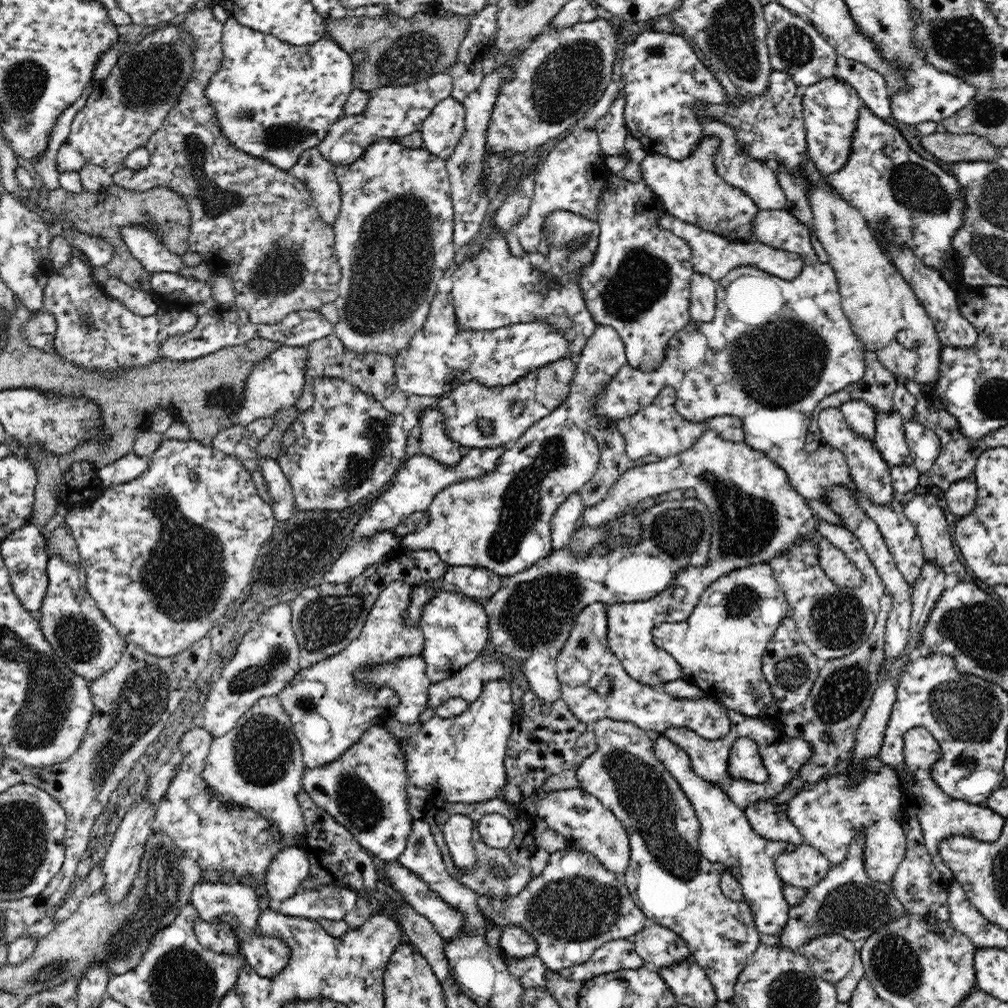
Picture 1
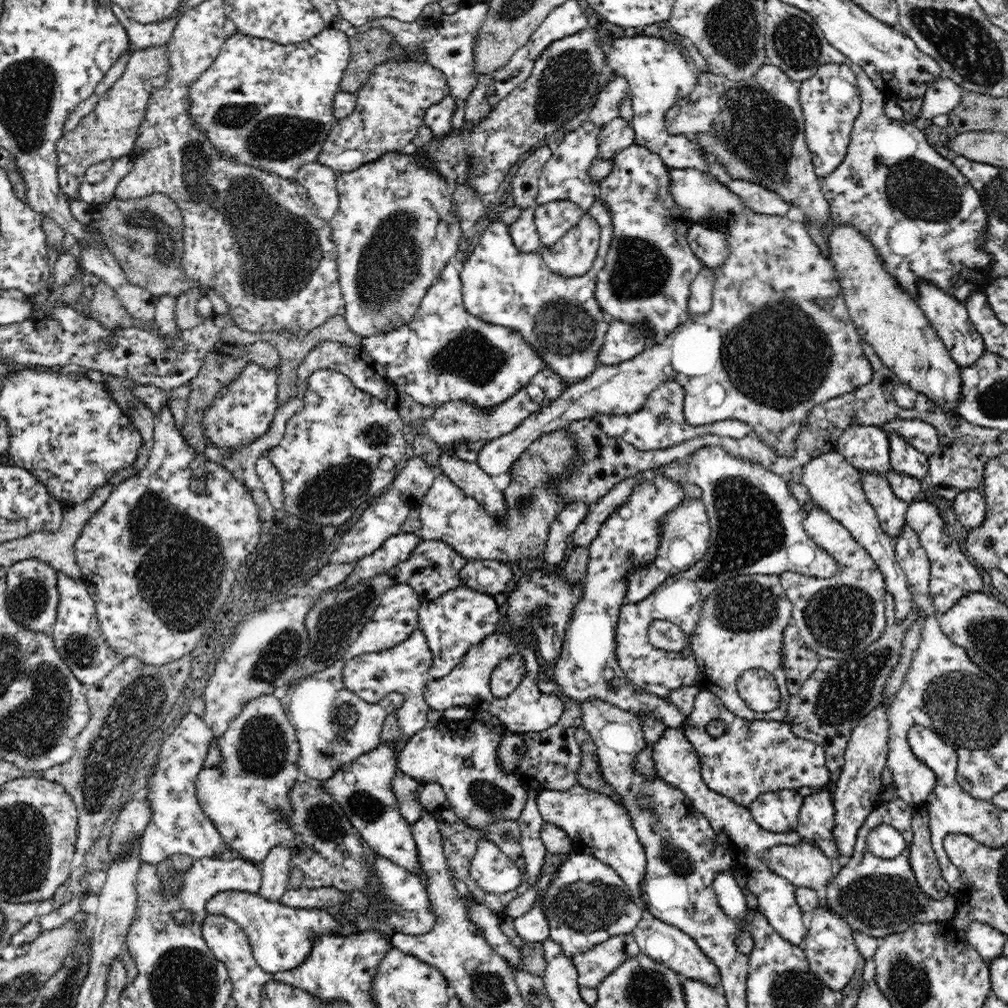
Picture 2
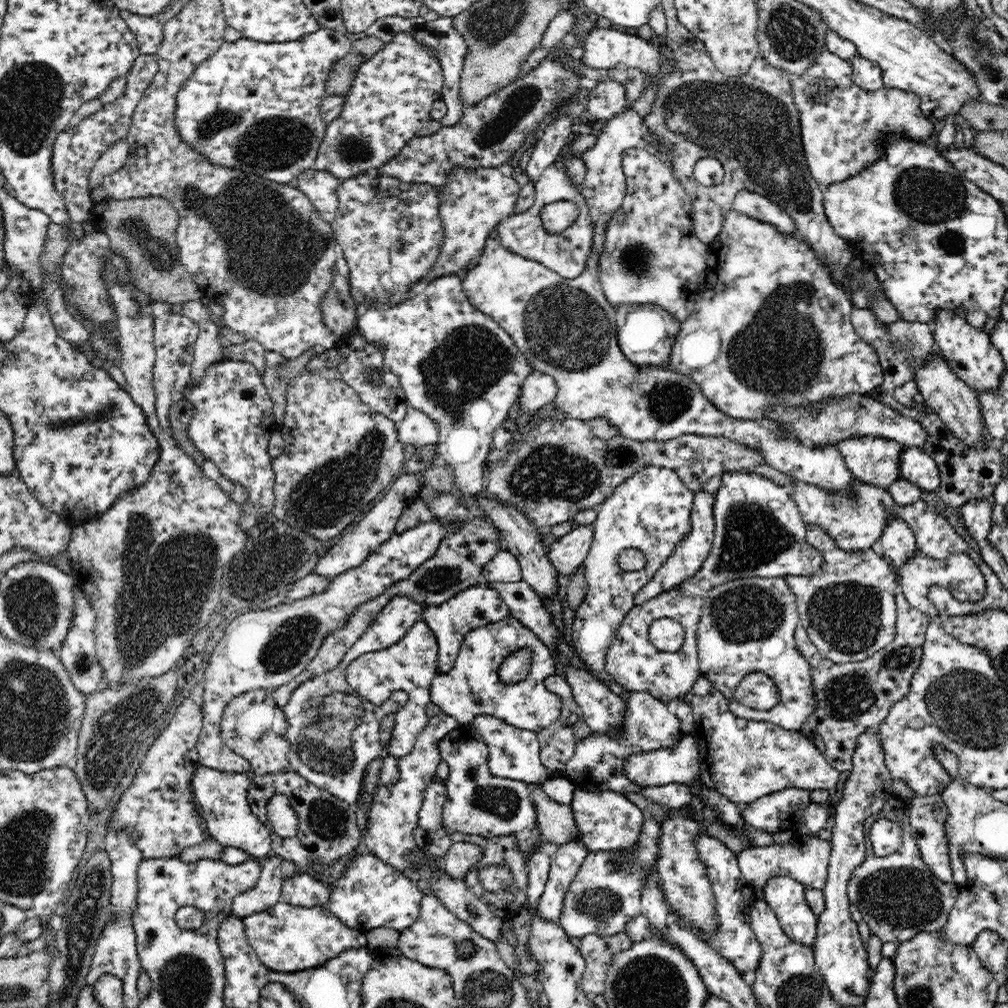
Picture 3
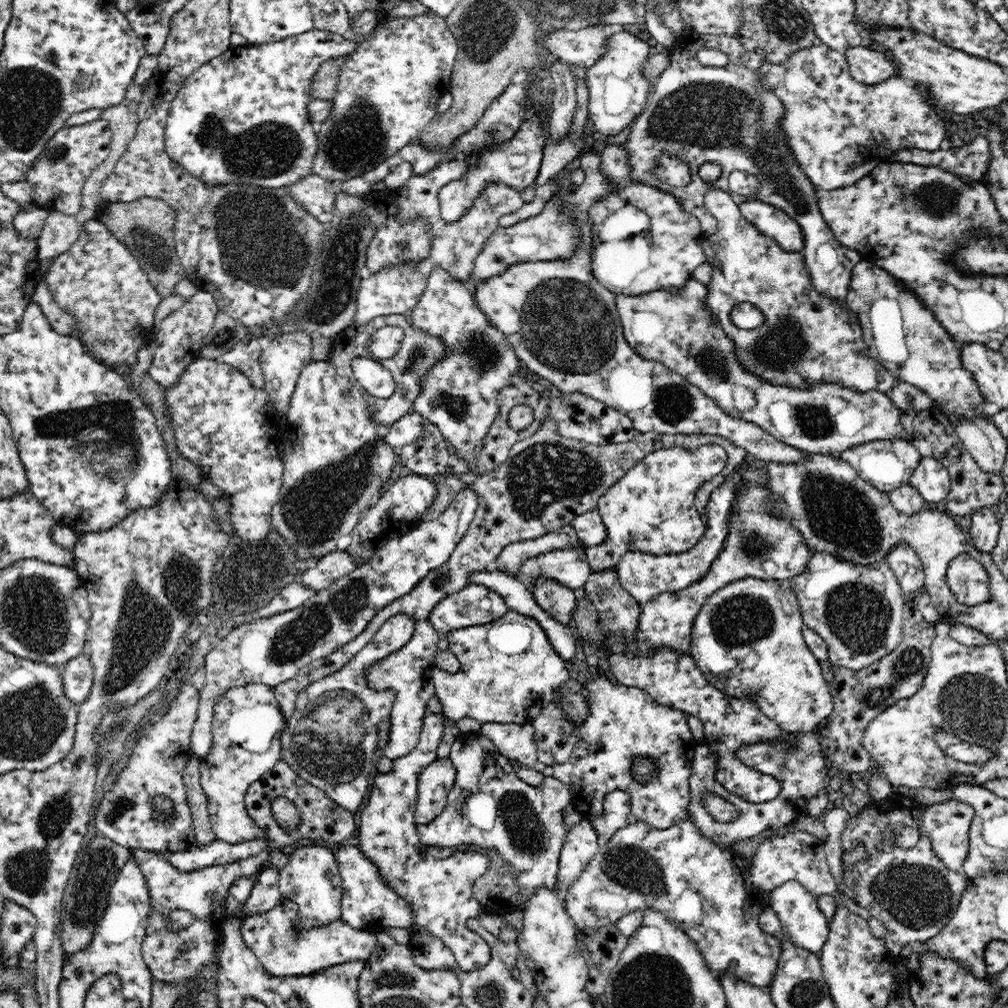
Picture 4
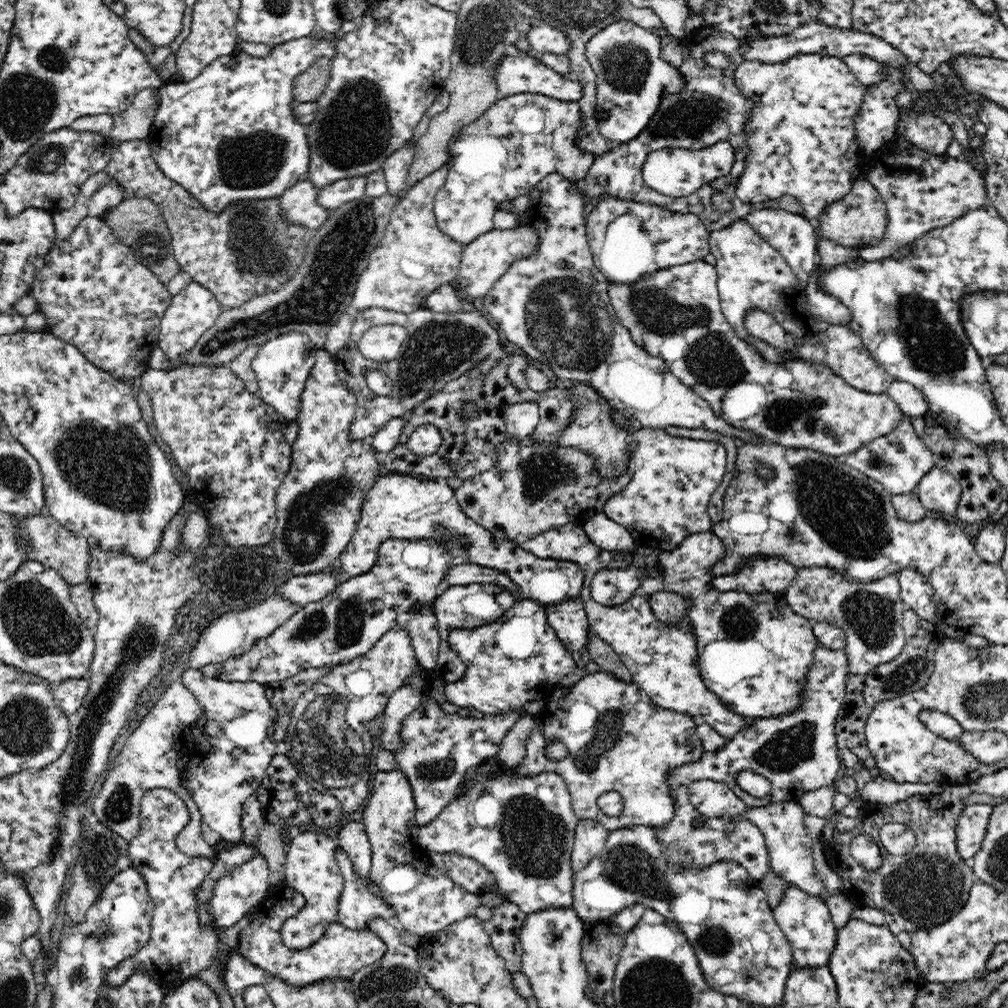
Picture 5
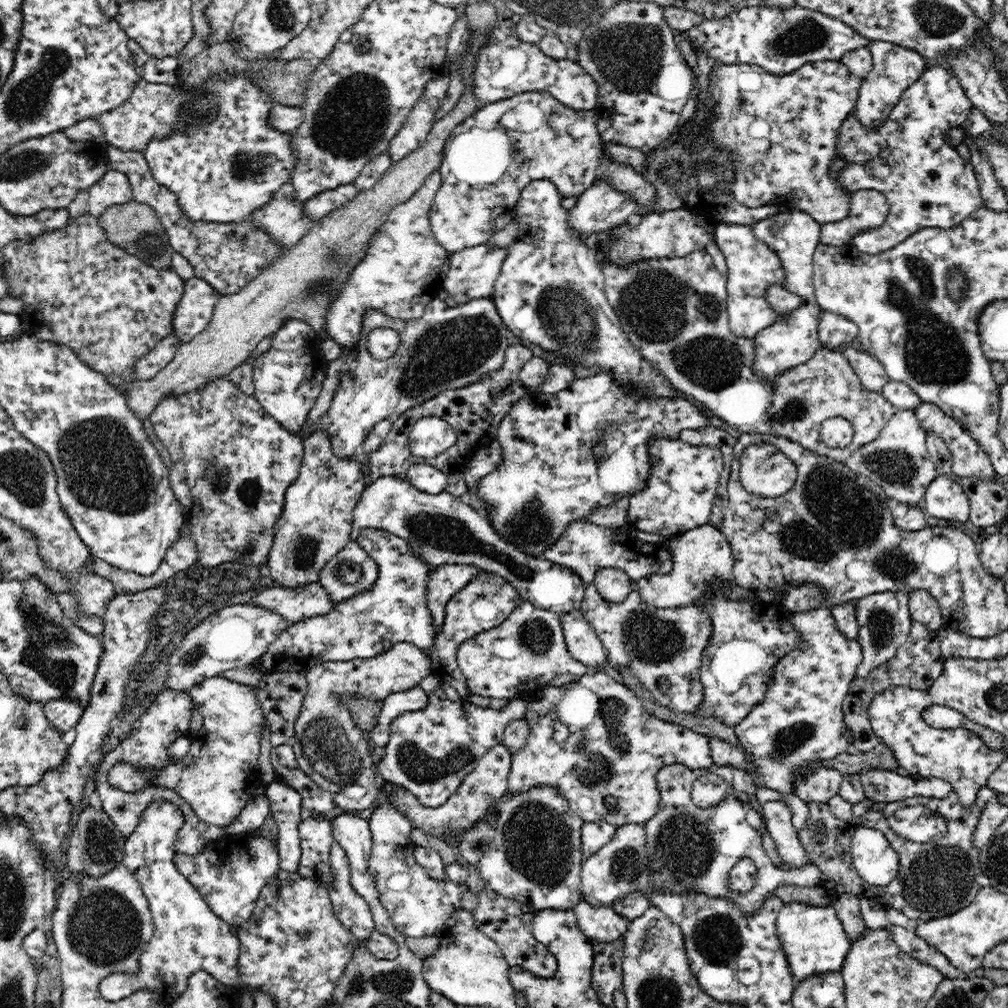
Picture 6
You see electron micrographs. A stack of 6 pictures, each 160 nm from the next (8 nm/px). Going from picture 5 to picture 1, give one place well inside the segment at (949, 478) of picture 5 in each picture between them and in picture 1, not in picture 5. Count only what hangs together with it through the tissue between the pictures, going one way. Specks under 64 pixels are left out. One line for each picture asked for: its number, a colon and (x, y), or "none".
1: (890, 441)
2: (903, 457)
3: (917, 467)
4: (930, 478)

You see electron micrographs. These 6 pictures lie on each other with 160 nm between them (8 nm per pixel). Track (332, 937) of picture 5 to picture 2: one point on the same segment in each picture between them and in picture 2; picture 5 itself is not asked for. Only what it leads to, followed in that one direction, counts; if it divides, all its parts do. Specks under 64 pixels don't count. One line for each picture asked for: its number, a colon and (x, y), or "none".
2: (281, 937)
3: (286, 938)
4: (283, 952)

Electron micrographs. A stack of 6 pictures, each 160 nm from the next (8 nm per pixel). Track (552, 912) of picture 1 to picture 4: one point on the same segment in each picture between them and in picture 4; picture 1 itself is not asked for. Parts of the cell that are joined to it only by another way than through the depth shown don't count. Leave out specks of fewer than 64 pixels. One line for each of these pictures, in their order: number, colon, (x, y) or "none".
2: (587, 903)
3: (604, 897)
4: (705, 891)

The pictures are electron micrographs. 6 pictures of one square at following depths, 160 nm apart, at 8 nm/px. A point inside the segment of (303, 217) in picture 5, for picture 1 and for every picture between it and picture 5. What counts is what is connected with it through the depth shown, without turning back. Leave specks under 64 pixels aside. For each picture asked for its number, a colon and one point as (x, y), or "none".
1: (314, 170)
2: (320, 181)
3: (320, 186)
4: (313, 192)

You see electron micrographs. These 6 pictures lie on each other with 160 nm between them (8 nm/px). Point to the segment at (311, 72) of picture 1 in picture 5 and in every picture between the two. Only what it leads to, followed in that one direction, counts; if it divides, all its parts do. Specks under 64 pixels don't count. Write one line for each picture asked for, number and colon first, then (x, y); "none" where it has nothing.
2: (267, 105)
3: (253, 106)
4: (242, 117)
5: (228, 135)

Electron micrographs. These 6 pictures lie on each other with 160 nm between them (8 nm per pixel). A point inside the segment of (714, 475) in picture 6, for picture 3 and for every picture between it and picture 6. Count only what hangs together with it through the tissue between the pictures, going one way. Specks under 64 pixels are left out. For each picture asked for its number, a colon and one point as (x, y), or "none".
3: (650, 511)
4: (651, 509)
5: (671, 480)

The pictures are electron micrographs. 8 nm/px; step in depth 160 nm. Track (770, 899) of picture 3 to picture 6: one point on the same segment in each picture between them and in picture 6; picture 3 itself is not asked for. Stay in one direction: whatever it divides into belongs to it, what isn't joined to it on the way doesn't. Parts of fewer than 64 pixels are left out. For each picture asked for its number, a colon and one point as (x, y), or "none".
4: (801, 919)
5: (805, 919)
6: (814, 941)

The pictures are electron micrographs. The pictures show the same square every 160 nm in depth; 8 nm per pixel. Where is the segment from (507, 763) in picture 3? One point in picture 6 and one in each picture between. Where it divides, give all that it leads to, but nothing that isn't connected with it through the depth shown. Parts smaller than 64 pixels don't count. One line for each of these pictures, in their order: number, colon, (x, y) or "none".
4: (624, 723)
5: (618, 740)
6: (591, 738)

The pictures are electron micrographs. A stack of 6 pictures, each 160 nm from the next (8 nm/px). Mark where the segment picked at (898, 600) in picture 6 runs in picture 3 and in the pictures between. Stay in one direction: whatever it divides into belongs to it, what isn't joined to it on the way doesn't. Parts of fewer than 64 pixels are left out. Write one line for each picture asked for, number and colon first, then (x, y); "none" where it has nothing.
3: (850, 614)
4: (857, 609)
5: (870, 613)

